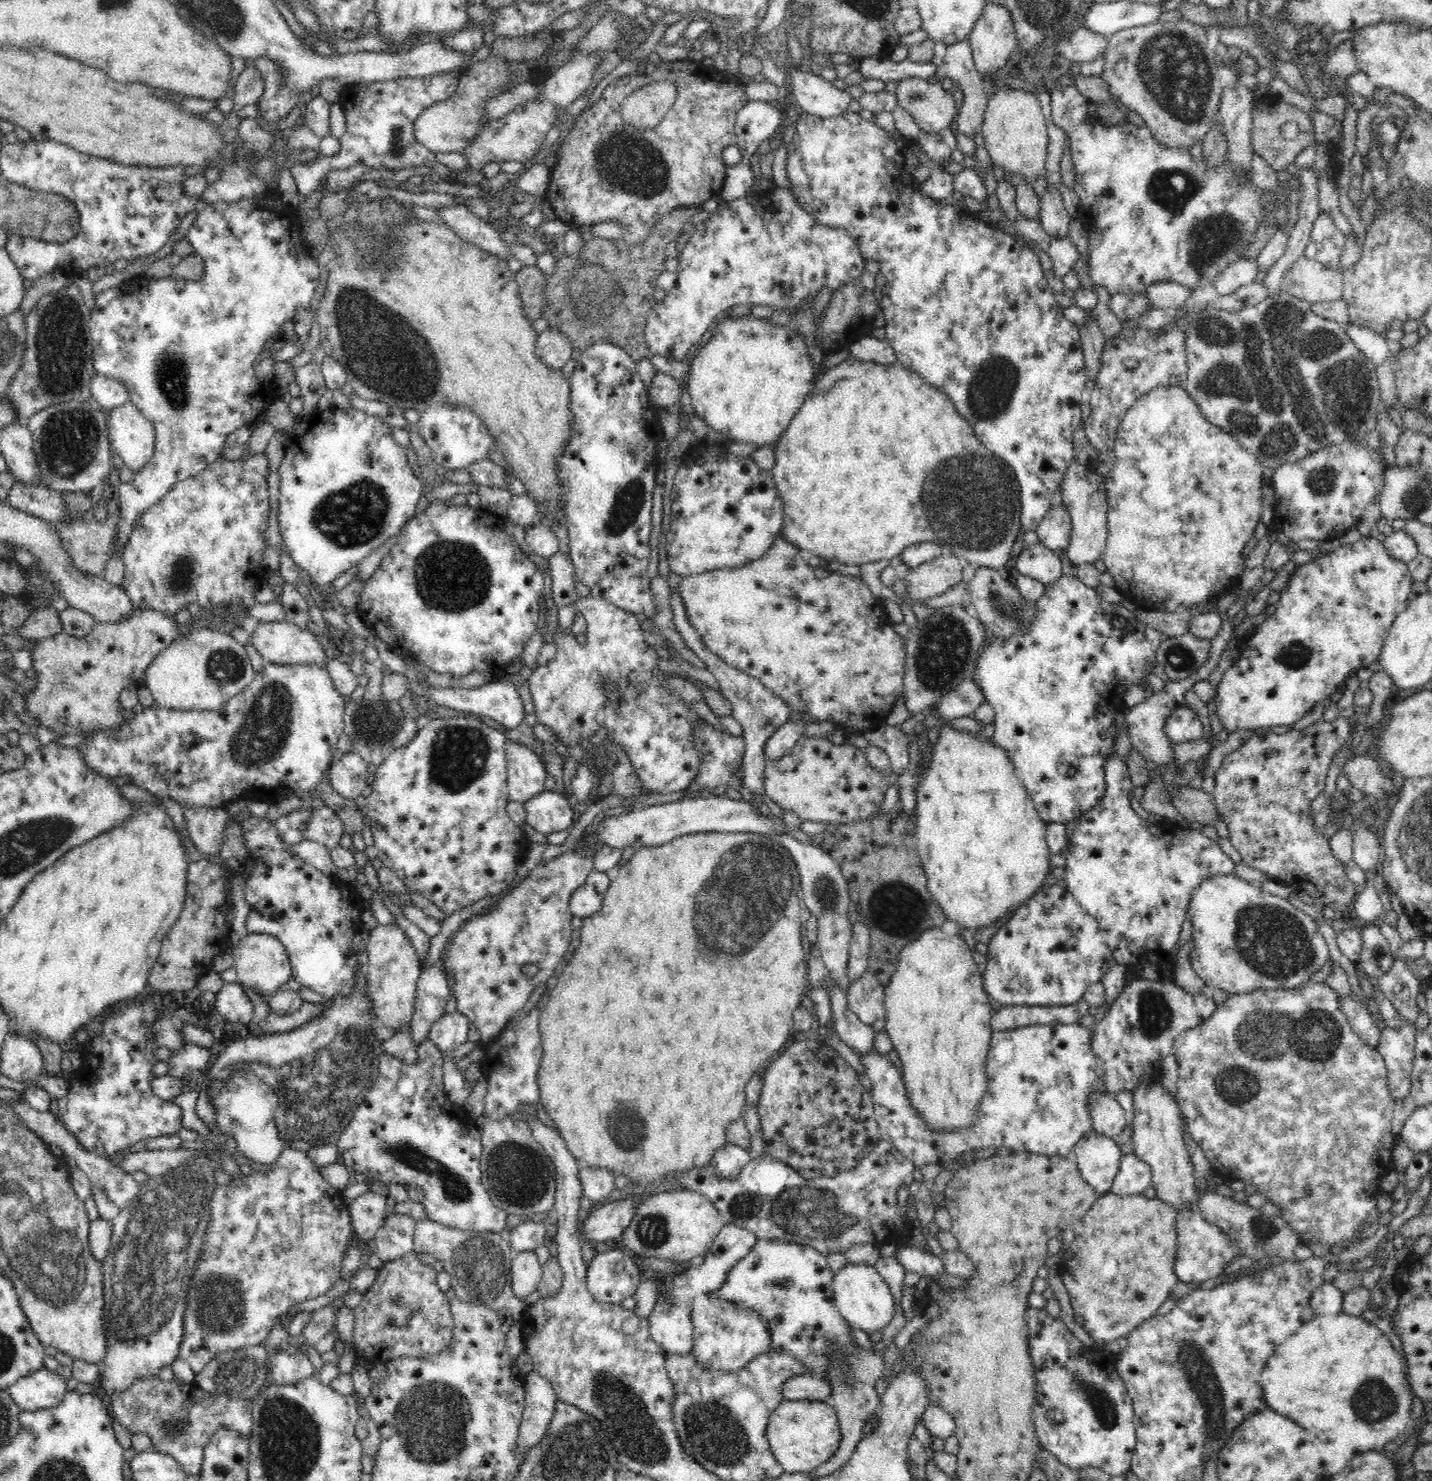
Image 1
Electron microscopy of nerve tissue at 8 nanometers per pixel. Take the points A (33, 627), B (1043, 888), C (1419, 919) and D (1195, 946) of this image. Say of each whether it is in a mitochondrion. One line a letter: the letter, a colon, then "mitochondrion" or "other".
A: other
B: other
C: other
D: other

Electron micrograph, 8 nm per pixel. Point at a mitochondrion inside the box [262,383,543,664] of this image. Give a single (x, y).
(451, 576)

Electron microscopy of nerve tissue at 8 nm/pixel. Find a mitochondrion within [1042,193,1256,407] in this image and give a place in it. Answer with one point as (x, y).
(1210, 239)

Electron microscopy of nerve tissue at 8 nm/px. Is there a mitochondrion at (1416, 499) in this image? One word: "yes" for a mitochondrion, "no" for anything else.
yes

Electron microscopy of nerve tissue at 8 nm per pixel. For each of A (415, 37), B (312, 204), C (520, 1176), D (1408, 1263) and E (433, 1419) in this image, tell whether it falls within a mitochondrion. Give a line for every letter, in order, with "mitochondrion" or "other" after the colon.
A: other
B: other
C: mitochondrion
D: other
E: mitochondrion

